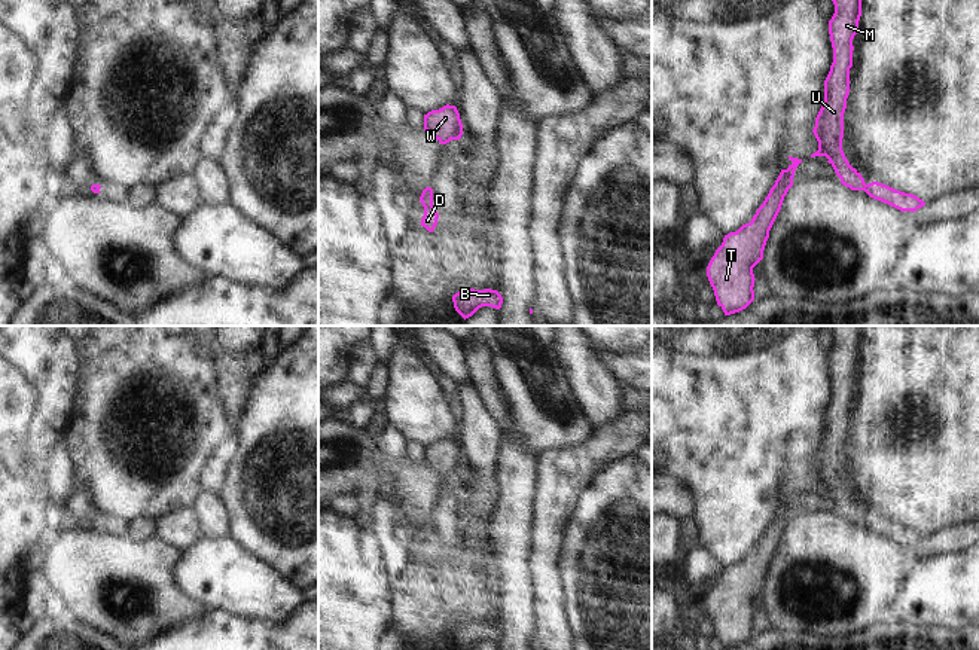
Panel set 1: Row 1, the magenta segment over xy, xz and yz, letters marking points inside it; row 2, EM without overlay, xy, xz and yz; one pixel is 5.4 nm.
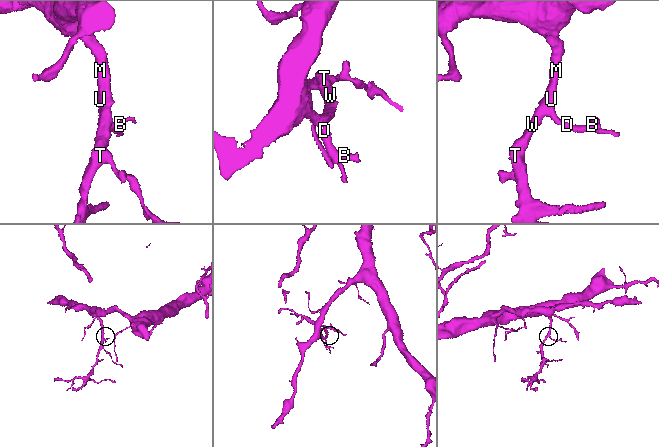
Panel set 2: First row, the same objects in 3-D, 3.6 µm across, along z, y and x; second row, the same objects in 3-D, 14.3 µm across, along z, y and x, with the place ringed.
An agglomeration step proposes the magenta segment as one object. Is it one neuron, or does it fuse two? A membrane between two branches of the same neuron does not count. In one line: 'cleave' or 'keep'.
keep

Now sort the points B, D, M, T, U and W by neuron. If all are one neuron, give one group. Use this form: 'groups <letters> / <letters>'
groups B D M T U W

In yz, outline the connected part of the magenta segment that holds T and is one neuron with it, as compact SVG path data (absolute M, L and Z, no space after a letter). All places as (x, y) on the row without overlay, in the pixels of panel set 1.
M792 491L787 503L781 503L763 537L750 556L725 568L707 599L707 610L714 623L717 638L725 649L745 643L754 634L753 601L763 592L769 564L781 543L784 530L793 519L793 510L802 492Z

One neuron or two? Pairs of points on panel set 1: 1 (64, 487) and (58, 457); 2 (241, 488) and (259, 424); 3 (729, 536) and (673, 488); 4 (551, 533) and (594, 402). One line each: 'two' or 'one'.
1: one
2: one
3: two
4: two

